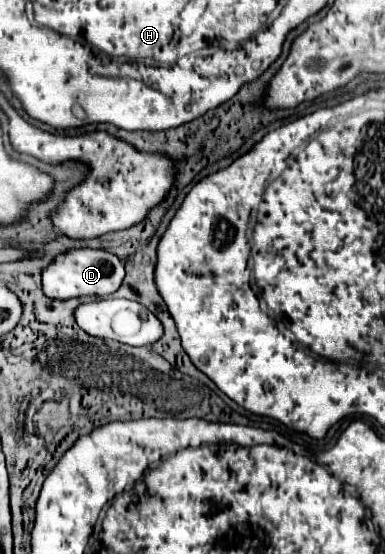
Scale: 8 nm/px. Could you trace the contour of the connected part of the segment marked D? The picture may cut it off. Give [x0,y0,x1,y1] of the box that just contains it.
[43,248,125,300]

